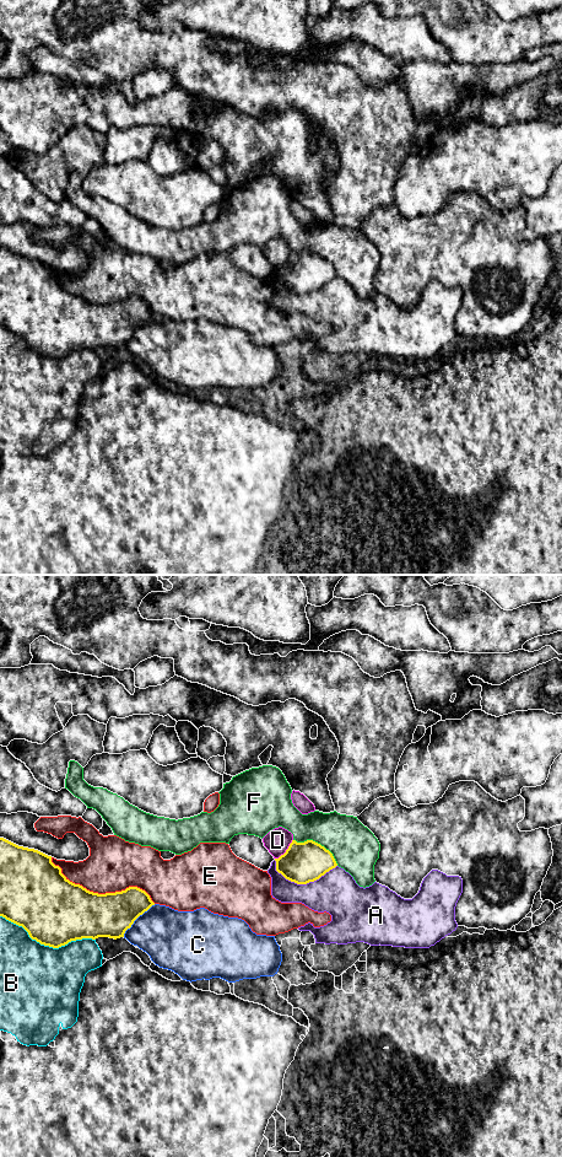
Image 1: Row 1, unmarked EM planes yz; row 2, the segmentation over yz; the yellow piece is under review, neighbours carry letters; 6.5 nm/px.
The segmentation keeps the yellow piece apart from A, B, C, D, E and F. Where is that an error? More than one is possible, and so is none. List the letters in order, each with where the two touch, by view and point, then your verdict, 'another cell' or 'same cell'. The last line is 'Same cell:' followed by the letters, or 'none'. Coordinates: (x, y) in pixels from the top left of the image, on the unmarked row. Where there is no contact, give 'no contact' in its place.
A: yz (302, 294) | another cell
B: yz (47, 355) | another cell
C: yz (136, 328) | another cell
D: yz (286, 261) | another cell
E: yz (101, 305) | another cell
F: yz (317, 253) | another cell
Same cell: none

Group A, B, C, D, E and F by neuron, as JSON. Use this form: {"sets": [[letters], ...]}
{"sets": [["A"], ["B"], ["C"], ["D", "F"], ["E"]]}

